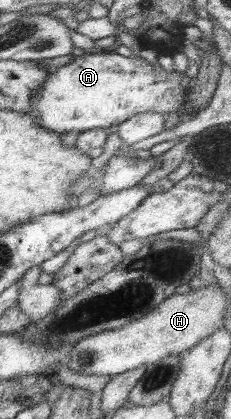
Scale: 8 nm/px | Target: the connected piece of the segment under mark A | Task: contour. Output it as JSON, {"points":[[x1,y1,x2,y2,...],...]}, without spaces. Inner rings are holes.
{"points":[[114,49,84,54,47,74,43,86,35,92,35,96,31,96,28,114,43,129,60,134,111,129,143,112,183,114,190,83,186,73,167,72,159,63,151,64,134,55,125,57]]}

